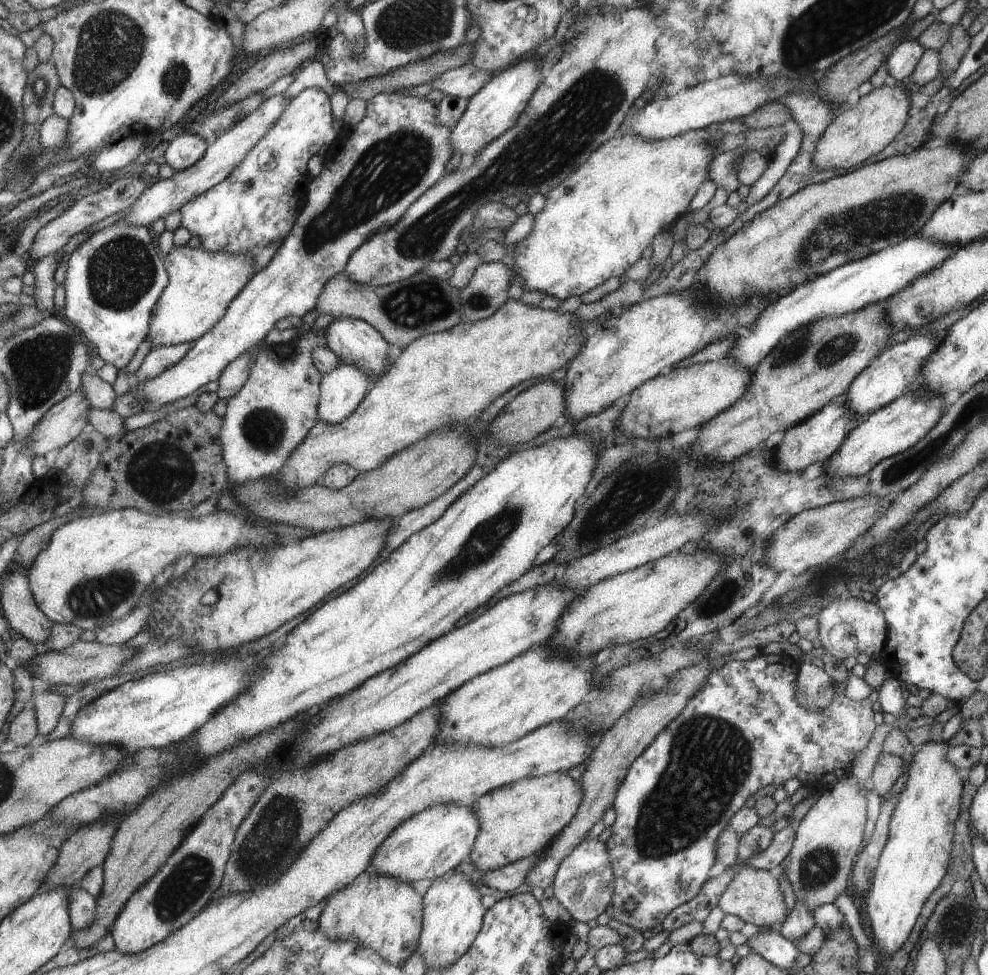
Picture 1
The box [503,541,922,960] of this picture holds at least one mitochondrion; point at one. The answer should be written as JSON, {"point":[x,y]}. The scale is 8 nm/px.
{"point":[710,760]}

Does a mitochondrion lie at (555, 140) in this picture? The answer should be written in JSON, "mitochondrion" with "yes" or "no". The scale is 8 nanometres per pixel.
{"mitochondrion":"yes"}

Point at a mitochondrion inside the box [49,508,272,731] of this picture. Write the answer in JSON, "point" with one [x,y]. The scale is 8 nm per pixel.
{"point":[94,599]}

